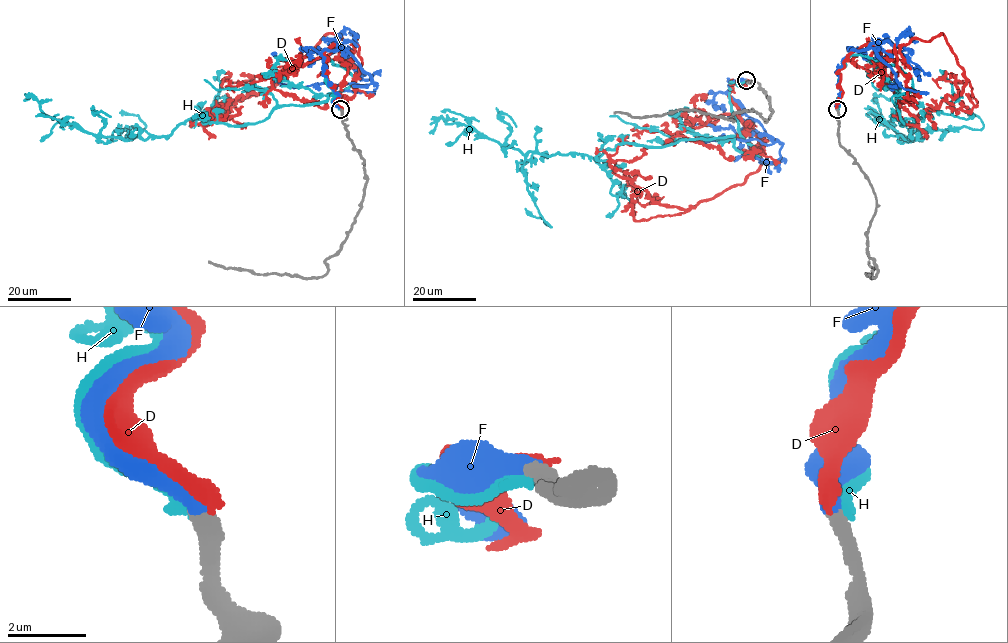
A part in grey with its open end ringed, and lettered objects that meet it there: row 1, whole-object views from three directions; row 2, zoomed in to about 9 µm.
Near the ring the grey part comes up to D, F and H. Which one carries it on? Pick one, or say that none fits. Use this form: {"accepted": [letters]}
{"accepted": ["F"]}

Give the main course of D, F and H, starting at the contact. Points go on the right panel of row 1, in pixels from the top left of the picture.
D: (836, 109), (852, 53), (941, 33), (963, 91), (915, 125), (899, 118), (899, 100)
F: (836, 109), (841, 89), (837, 69), (852, 50), (873, 48), (901, 84), (895, 83), (898, 87), (896, 82)
H: (838, 109), (852, 55), (910, 77), (891, 100), (912, 139), (880, 117), (874, 100), (890, 100)

